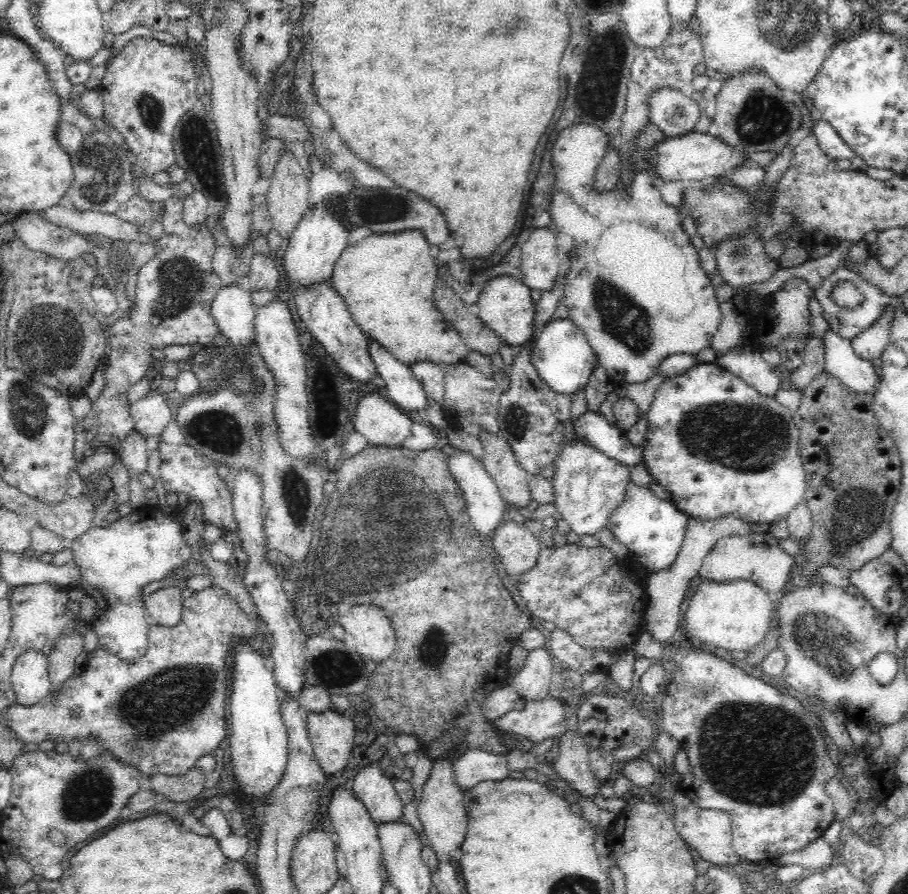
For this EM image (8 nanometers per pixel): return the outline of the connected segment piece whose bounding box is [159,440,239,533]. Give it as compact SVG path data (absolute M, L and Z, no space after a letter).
M164 441L159 442L160 479L168 493L178 492L188 495L189 502L198 502L202 506L203 520L225 531L237 532L238 524L233 514L233 495L228 490L225 480L220 478L215 464L206 455L198 455L188 444L173 445Z

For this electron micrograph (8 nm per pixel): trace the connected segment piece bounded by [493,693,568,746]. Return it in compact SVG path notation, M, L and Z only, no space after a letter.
M548 693L542 700L525 701L524 709L512 709L494 720L493 724L500 731L528 738L533 746L562 735L568 728L564 716L564 705L558 695Z

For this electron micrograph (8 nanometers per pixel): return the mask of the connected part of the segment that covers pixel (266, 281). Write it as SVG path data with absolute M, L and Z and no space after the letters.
M254 254L246 276L246 288L250 292L262 290L262 288L274 291L278 284L279 272L276 262L268 254Z

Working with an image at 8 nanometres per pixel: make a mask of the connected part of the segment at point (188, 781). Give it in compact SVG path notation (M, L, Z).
M192 767L186 774L170 776L155 774L150 780L150 786L160 798L168 797L176 800L189 801L200 795L201 787L206 780L206 773L199 767Z

